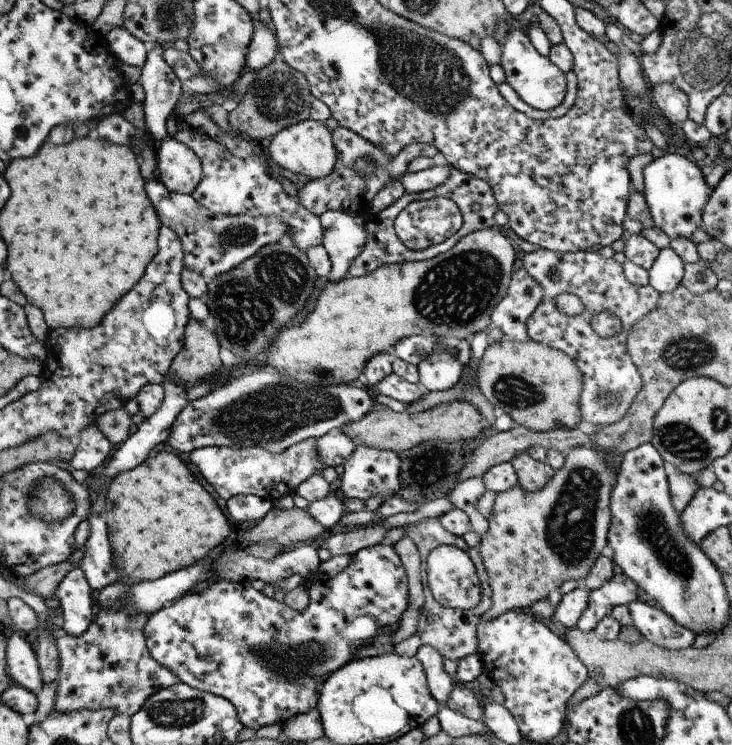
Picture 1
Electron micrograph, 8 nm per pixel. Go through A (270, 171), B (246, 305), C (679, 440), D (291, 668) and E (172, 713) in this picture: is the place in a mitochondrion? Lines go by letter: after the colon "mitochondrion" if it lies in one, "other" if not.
A: other
B: mitochondrion
C: mitochondrion
D: mitochondrion
E: mitochondrion

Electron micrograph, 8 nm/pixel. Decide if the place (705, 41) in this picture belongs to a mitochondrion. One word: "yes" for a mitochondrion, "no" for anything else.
yes

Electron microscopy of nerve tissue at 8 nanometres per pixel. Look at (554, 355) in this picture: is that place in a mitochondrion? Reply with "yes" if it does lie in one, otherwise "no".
no

